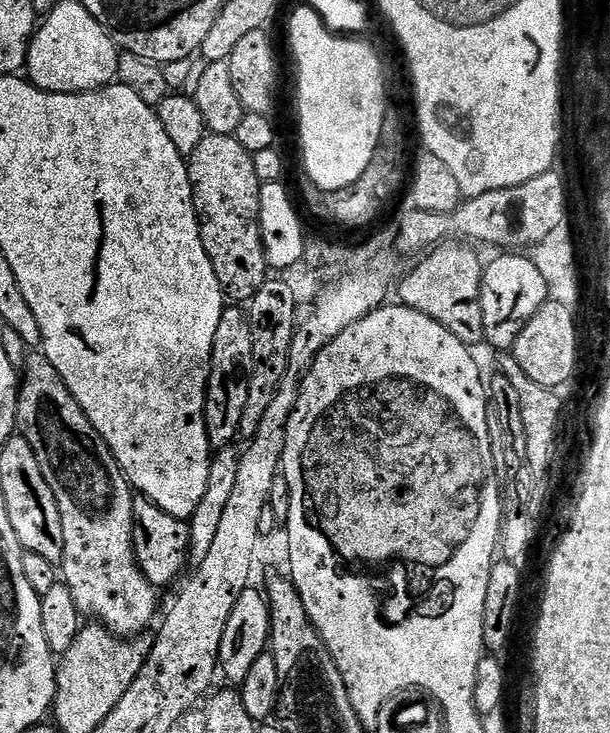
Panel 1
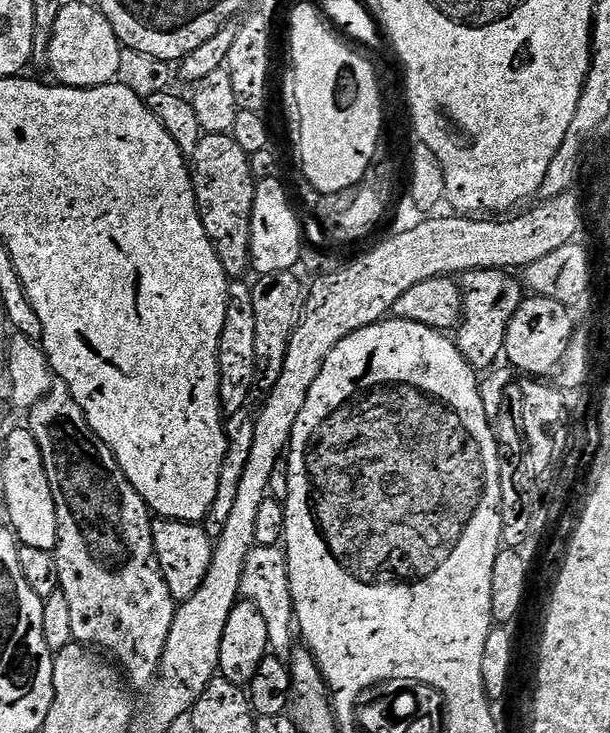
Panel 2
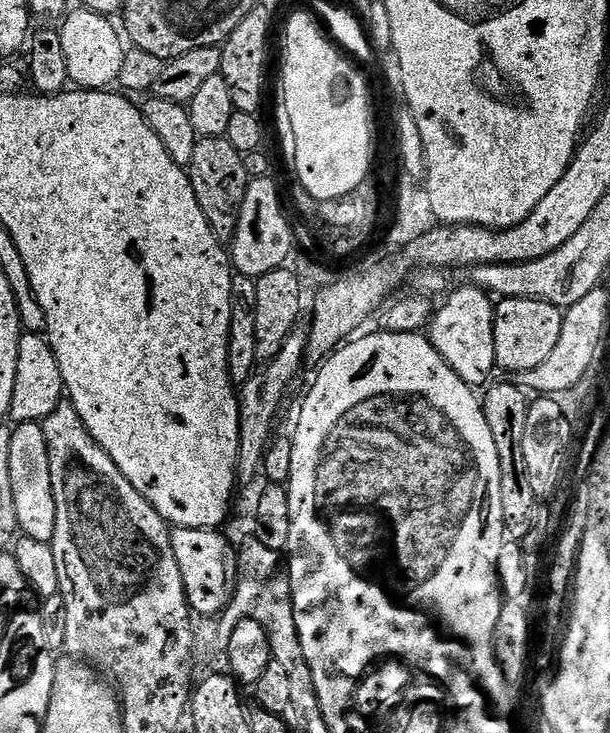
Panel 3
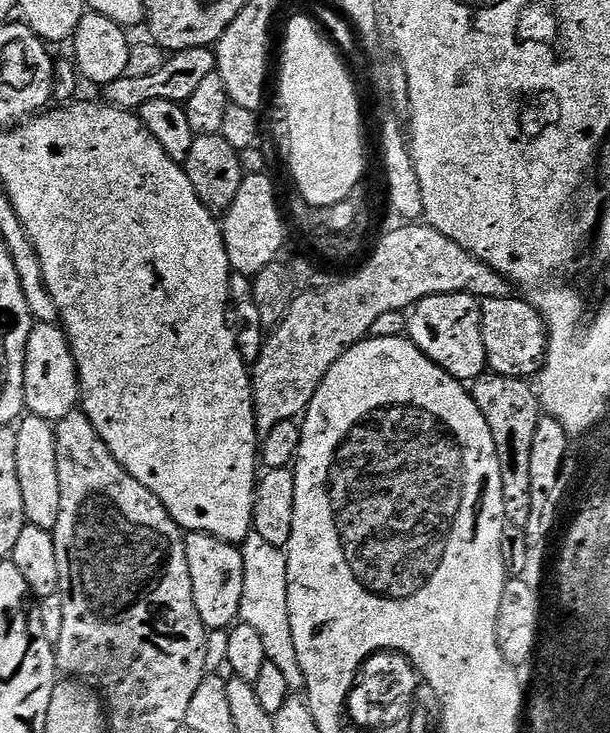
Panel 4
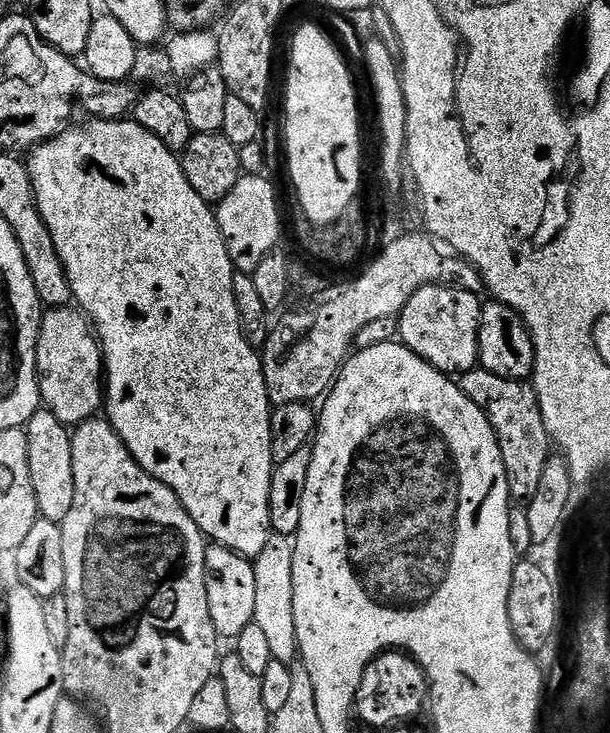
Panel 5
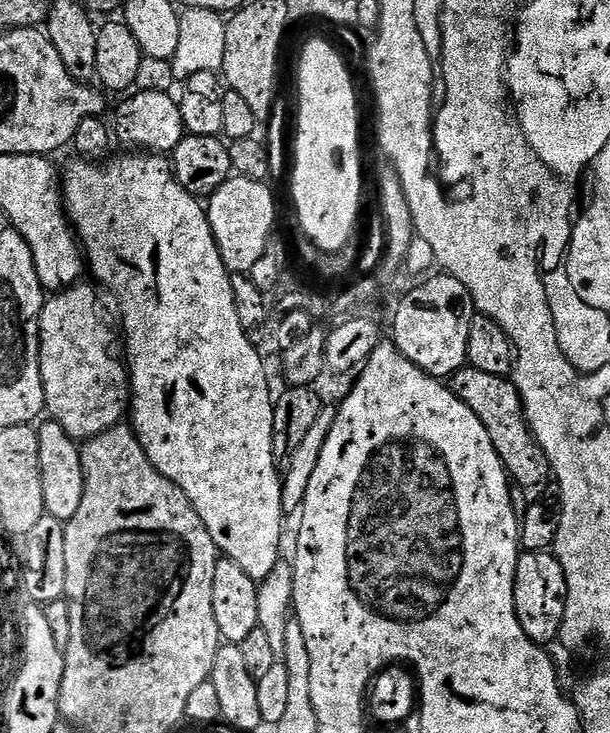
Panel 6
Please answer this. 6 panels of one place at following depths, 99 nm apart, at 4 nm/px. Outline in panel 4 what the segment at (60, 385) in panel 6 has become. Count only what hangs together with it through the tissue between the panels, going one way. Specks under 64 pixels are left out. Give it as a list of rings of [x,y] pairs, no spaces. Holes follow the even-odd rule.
[[[33,323],[26,342],[26,386],[24,407],[31,415],[43,420],[58,421],[77,411],[80,404],[80,375],[72,348],[59,323]]]

